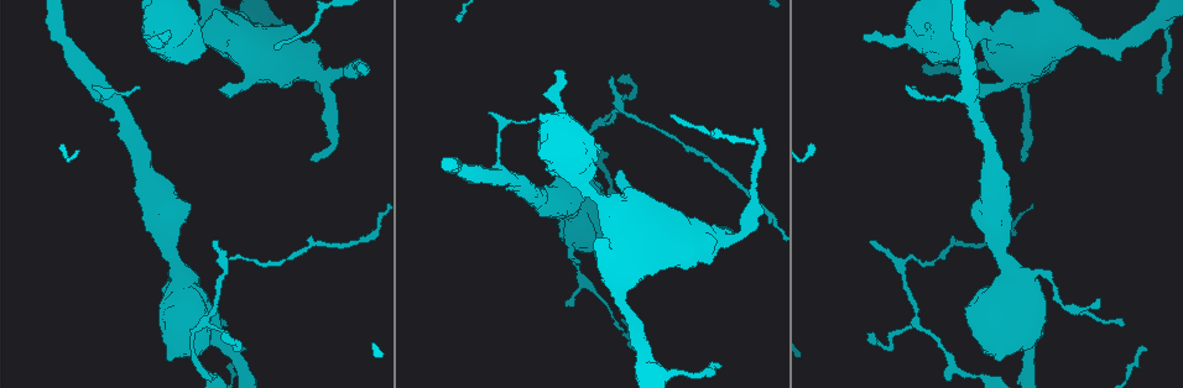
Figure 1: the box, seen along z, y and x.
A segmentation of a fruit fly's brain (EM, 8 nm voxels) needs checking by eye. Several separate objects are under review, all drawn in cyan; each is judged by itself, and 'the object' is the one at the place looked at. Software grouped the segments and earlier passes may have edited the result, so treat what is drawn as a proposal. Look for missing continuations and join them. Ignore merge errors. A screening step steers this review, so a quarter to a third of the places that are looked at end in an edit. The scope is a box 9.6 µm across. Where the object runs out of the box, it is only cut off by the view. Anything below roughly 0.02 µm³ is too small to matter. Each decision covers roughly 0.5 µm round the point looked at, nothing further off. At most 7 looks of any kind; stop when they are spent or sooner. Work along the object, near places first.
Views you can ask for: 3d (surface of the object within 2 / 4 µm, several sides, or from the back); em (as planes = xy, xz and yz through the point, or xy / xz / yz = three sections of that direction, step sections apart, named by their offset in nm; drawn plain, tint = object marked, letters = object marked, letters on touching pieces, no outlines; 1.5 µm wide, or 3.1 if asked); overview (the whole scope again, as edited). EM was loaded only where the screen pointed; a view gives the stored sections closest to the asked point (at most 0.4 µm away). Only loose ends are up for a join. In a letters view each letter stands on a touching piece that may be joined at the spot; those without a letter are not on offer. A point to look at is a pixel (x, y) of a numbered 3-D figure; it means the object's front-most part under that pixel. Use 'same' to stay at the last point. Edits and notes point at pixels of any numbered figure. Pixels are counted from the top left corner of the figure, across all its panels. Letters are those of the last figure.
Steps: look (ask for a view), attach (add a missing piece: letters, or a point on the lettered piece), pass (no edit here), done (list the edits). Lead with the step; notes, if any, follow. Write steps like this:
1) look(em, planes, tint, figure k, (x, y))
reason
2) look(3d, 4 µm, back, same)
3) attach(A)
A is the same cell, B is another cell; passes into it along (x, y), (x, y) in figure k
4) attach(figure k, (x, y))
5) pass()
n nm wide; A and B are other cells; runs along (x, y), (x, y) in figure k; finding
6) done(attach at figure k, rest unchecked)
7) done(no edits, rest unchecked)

look(3d, 2 µm, figure 1, (914, 87))

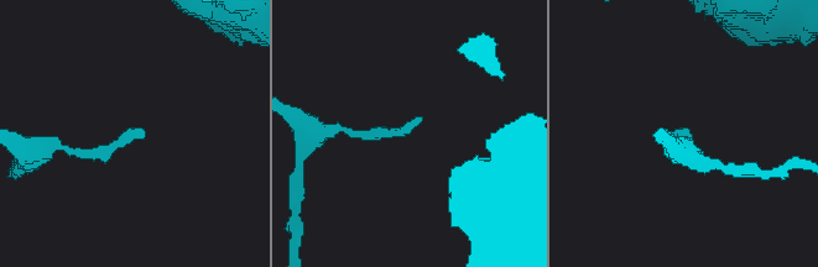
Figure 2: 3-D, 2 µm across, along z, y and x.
look(em, planes, letters, figure 2, (420, 117))

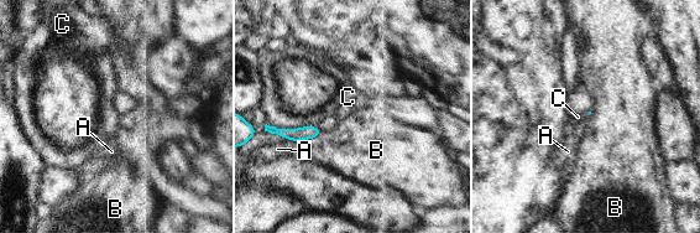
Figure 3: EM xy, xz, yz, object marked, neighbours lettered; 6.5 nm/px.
pass()
A, B and C are other cells; border along (268, 124), (276, 128), (317, 127) in figure 3; none of them fits

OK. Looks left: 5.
look(em, xy, step 4, tint, figure 1, (873, 240))
tapers out

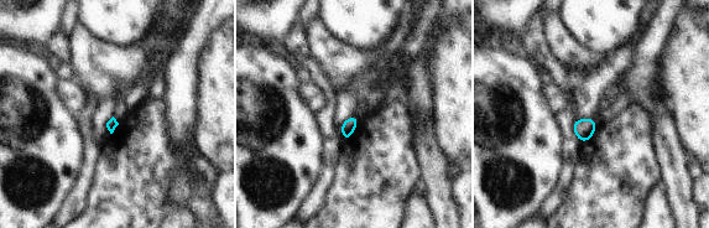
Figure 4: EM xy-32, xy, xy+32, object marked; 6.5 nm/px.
look(em, planes, letters, same)
another direction

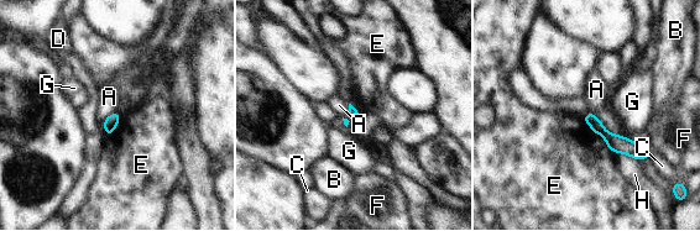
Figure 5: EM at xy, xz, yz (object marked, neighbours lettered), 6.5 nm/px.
pass()
A, B, C, D, E, F, G and H are other cells; runs along (588, 117), (614, 142), (647, 155) in figure 5; no lettered piece goes on from it

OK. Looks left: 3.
look(em, planes, letters, figure 1, (360, 62))
end of a long branch

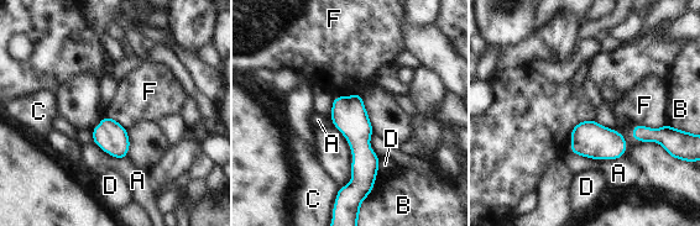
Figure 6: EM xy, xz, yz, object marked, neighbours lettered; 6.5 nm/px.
pass()
190 nm wide; A, B, C, D and F are other cells; border along (667, 122), (658, 129), (636, 125) in figure 6; no lettered piece goes on from it

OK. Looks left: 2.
done(no edits, rest unchecked)

